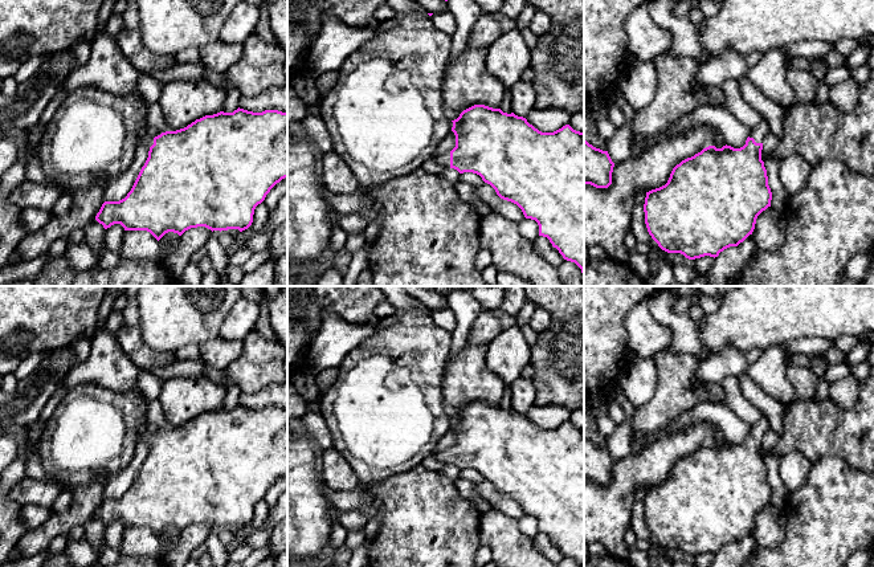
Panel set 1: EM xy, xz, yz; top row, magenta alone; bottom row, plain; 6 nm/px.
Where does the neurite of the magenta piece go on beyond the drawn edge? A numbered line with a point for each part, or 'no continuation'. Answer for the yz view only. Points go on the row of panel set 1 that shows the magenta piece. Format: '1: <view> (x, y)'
1: yz (762, 129)

